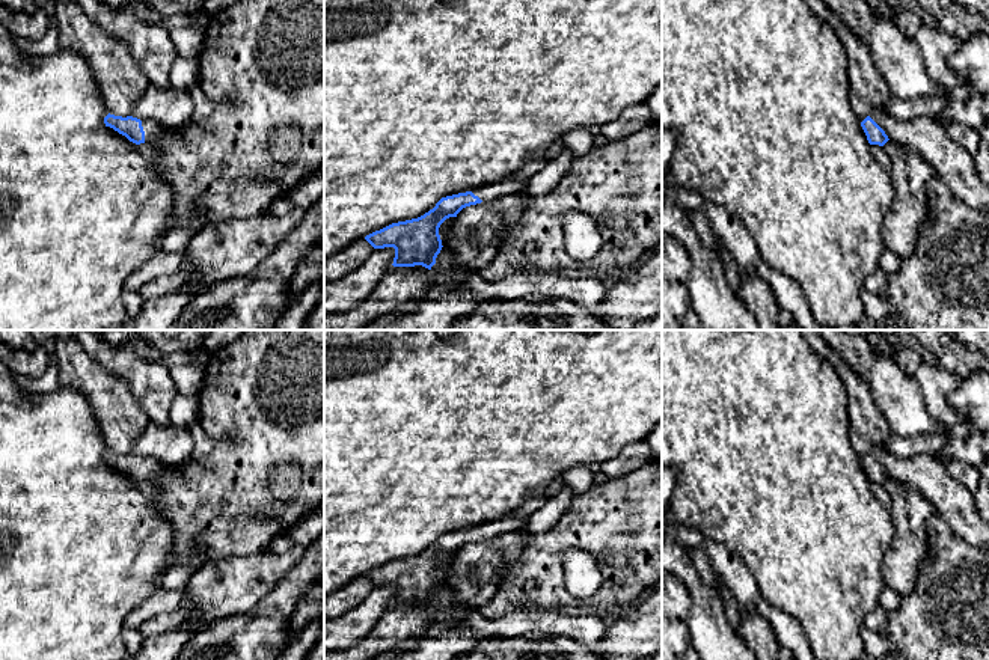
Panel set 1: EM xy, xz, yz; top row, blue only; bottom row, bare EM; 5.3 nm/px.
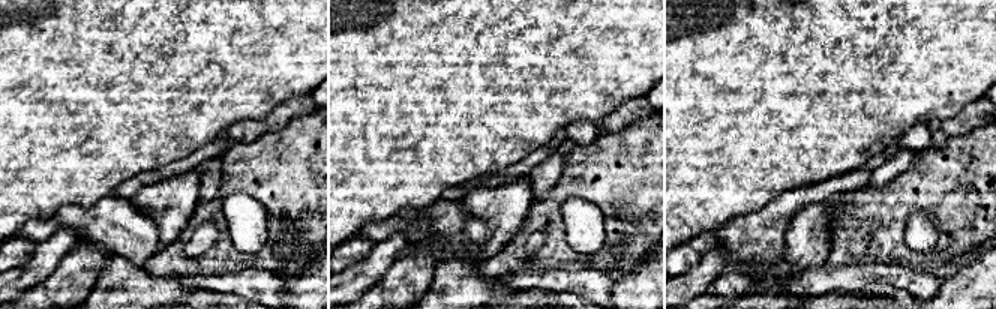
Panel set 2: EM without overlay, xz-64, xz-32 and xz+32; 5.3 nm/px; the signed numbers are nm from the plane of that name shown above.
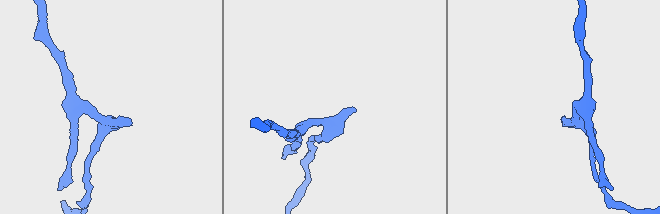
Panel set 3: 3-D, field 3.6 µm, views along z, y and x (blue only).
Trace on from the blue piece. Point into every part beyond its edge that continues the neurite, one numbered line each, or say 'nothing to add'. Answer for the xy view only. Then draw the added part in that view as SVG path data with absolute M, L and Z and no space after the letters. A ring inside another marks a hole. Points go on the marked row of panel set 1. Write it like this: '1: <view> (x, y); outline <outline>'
1: xy (154, 131); outline M140 119L140 121L145 131L146 143L154 143L163 137L173 137L176 140L181 139L181 134L176 128L166 127L151 119Z

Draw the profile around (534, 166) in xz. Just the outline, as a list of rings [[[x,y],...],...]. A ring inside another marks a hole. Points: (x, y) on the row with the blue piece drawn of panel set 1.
[[[546,158],[532,160],[523,169],[520,169],[519,172],[516,172],[507,178],[510,178],[510,179],[529,179],[532,175],[540,172],[546,166],[546,163],[547,163]]]

